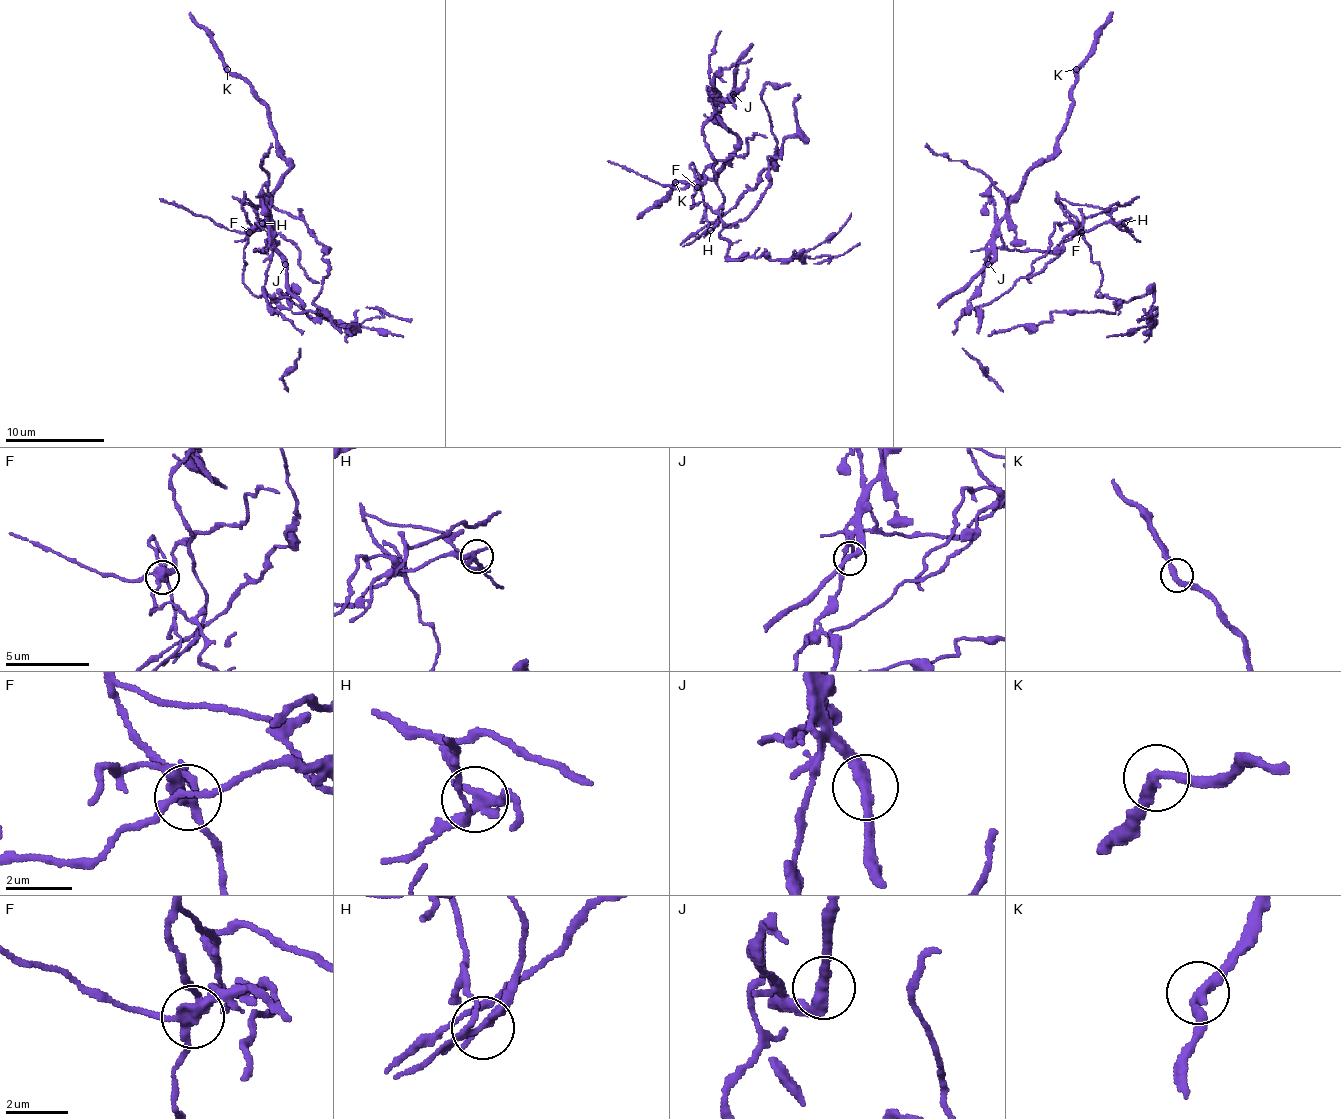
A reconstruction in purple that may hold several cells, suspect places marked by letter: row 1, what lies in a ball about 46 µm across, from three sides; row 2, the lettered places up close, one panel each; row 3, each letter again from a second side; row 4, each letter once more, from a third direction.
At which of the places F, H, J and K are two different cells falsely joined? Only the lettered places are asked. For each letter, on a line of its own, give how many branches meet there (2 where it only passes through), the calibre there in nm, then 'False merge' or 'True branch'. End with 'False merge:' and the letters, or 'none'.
F: Branches: 4. Thickness 320 nm. False merge
H: Branches: 3. Thickness 240 nm. True branch
J: Branches: 2. Thickness 340 nm. False merge
K: Branches: 2. Thickness 320 nm. True branch
False merge: F, J

